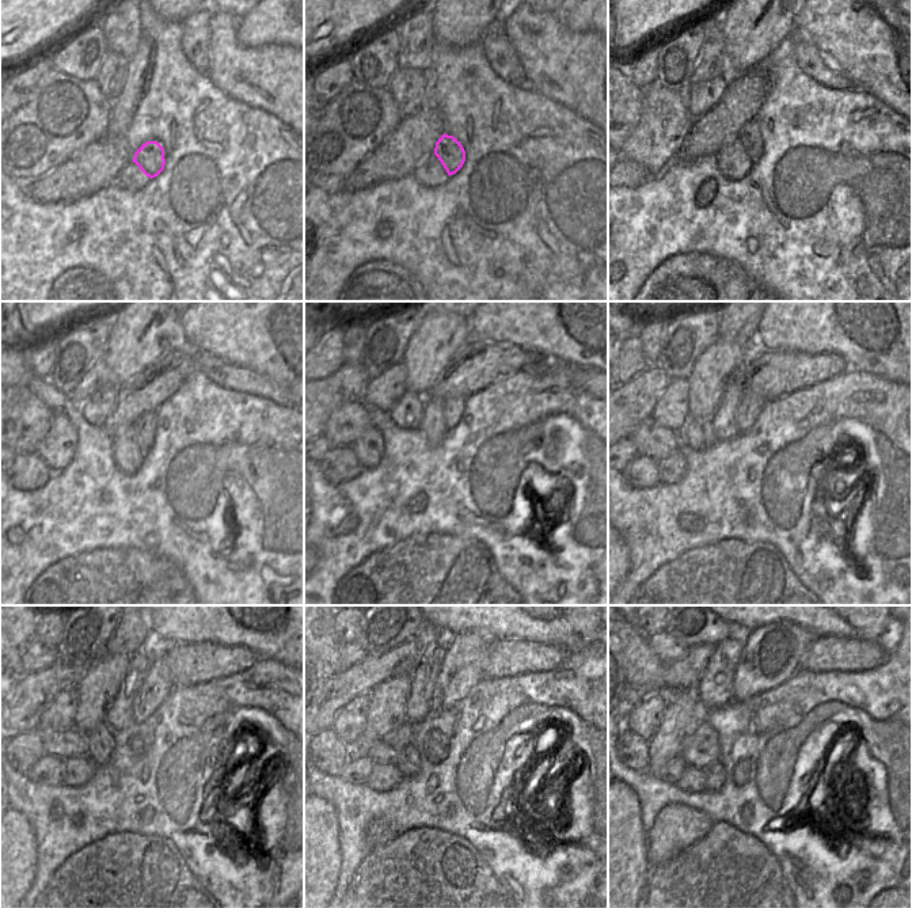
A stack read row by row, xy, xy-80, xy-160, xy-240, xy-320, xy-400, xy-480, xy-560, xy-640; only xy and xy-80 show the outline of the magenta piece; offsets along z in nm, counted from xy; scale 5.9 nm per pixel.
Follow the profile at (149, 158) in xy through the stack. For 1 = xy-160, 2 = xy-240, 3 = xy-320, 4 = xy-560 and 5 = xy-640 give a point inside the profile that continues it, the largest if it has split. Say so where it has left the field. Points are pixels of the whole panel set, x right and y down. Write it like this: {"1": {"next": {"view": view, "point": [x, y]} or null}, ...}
{"1": {"next": {"view": "xy-160", "point": [749, 136]}}, "2": {"next": {"view": "xy-240", "point": [145, 426]}}, "3": {"next": {"view": "xy-320", "point": [452, 406]}}, "4": {"next": {"view": "xy-560", "point": [466, 654]}}, "5": {"next": {"view": "xy-640", "point": [772, 653]}}}

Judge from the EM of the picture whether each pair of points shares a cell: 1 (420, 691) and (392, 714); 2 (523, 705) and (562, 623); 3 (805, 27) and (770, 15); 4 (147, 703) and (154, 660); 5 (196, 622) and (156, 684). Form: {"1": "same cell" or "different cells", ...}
{"1": "different cells", "2": "different cells", "3": "different cells", "4": "same cell", "5": "different cells"}

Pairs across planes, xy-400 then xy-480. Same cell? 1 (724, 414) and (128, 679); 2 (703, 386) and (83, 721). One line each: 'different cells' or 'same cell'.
1: same cell
2: same cell

